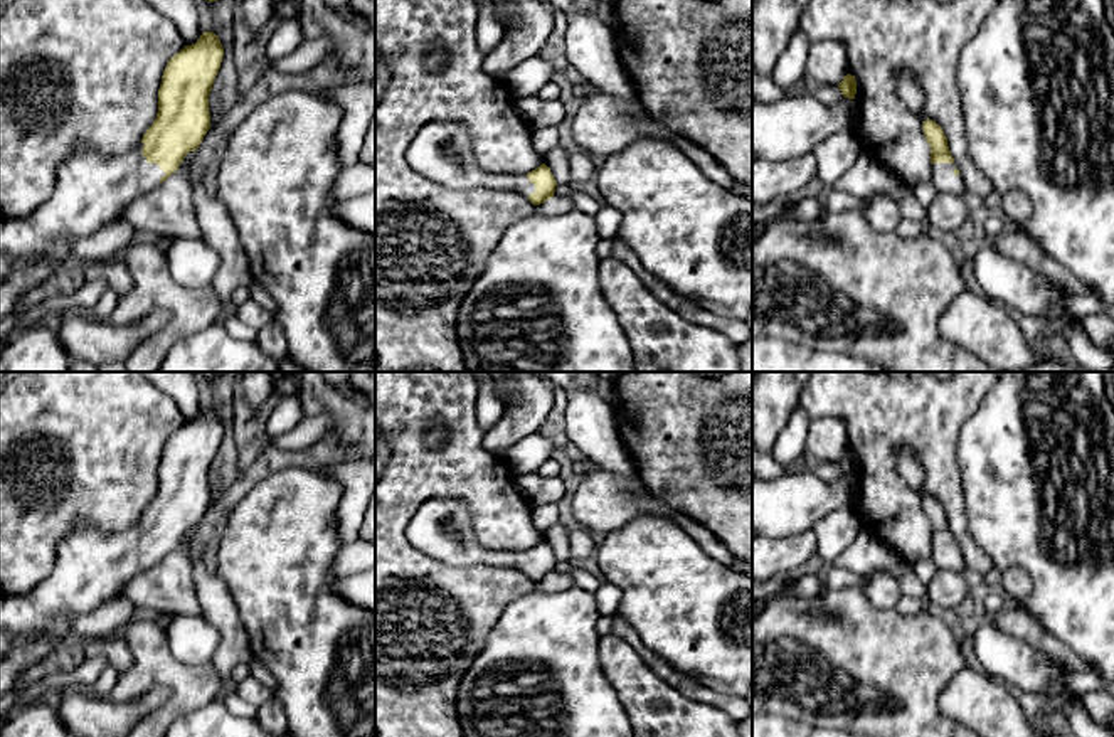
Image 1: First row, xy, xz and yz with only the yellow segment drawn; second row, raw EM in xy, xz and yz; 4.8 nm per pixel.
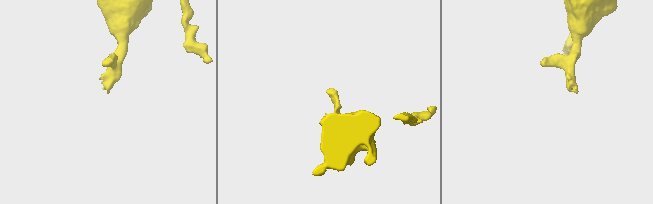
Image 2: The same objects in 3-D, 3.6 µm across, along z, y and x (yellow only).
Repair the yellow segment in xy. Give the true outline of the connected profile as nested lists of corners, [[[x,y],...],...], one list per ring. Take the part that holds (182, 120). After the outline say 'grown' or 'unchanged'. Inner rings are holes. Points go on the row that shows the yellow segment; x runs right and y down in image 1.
[[[214,32],[185,45],[167,64],[158,89],[158,113],[141,143],[130,153],[103,158],[93,146],[74,146],[56,172],[52,197],[25,219],[0,217],[0,251],[19,266],[0,284],[0,321],[15,315],[22,296],[71,259],[69,239],[103,229],[133,200],[150,194],[175,173],[187,153],[195,151],[210,128],[209,94],[220,69],[224,49]]] | grown

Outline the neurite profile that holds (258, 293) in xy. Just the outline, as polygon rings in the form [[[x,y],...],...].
[[[256,279],[249,281],[246,286],[251,293],[252,301],[264,306],[271,315],[276,311],[276,301]]]

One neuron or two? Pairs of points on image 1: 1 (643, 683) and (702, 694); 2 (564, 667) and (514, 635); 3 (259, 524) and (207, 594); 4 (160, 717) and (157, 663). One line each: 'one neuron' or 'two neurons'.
1: two neurons
2: one neuron
3: two neurons
4: one neuron

